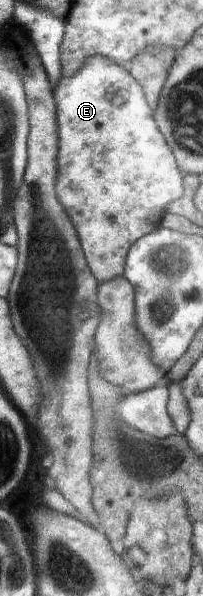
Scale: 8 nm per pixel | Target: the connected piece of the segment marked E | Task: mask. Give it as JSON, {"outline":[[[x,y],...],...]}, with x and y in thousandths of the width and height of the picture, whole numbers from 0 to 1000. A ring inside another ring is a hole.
{"outline":[[[498,91],[443,92],[369,126],[345,131],[335,128],[305,129],[300,139],[271,149],[271,166],[281,166],[281,223],[291,223],[291,260],[281,263],[291,263],[291,294],[300,294],[281,310],[271,310],[281,314],[271,320],[281,320],[281,331],[291,331],[300,344],[320,347],[330,361],[340,361],[350,374],[384,388],[384,399],[424,440],[438,443],[468,468],[488,477],[547,473],[552,468],[606,465],[635,416],[695,398],[793,381],[788,374],[813,361],[823,341],[837,342],[842,337],[862,337],[901,324],[892,290],[882,290],[882,280],[852,267],[852,257],[823,250],[823,240],[783,223],[773,206],[754,203],[749,183],[714,169],[695,144],[655,133],[626,114],[557,106],[552,99],[507,96]]]}

